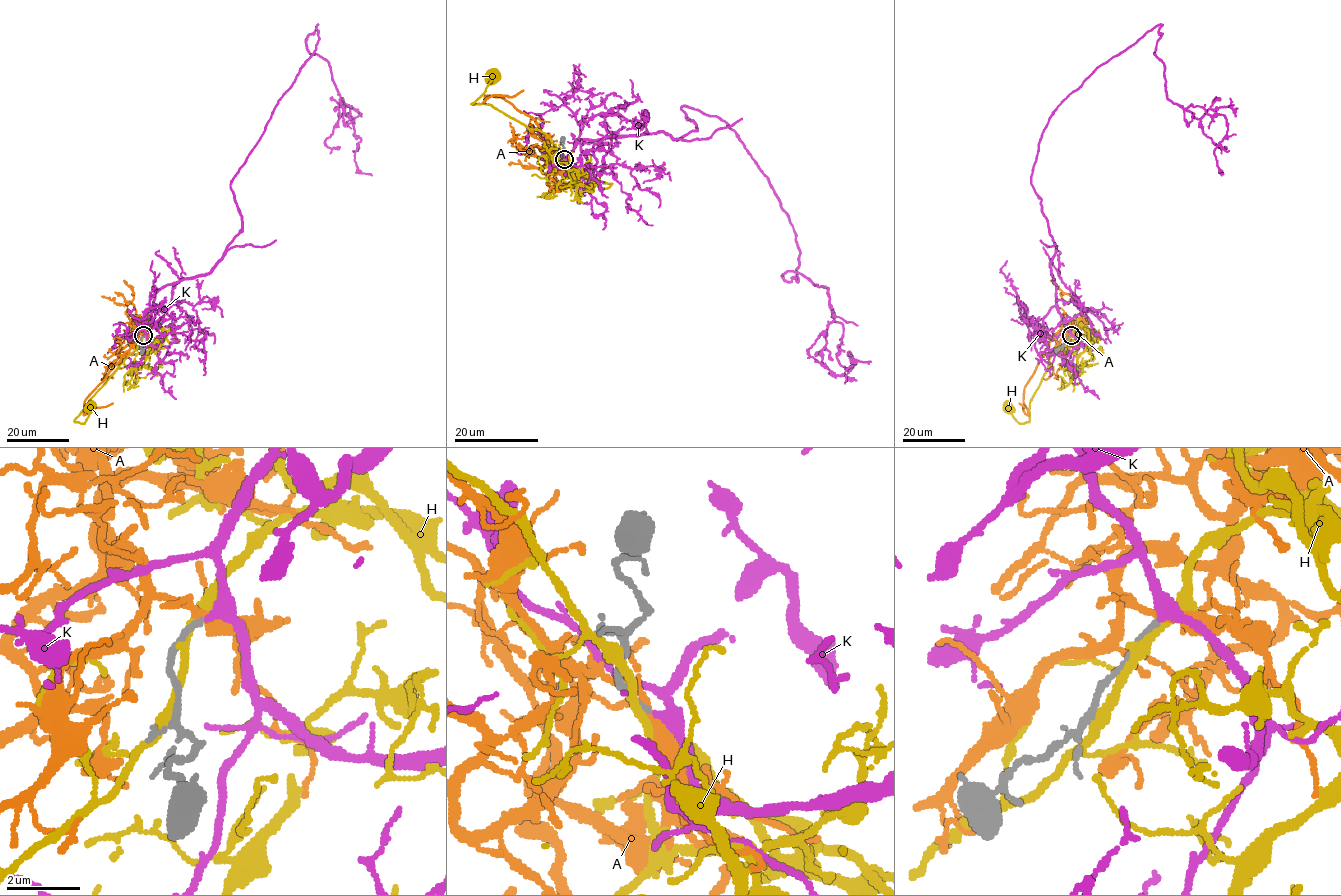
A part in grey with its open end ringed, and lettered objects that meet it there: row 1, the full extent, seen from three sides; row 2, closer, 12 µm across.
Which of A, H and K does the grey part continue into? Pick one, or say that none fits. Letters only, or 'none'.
K

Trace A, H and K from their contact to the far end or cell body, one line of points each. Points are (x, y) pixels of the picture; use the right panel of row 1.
A: (1071, 336), (1068, 333), (1041, 357), (1025, 386), (1023, 400), (1028, 413), (1019, 403)
H: (1069, 336), (1050, 357), (1049, 367), (1030, 401), (1029, 420), (1018, 423), (1008, 407)
K: (1071, 336), (1031, 180), (1061, 102), (1162, 25), (1154, 53), (1167, 97), (1226, 119), (1221, 175)

